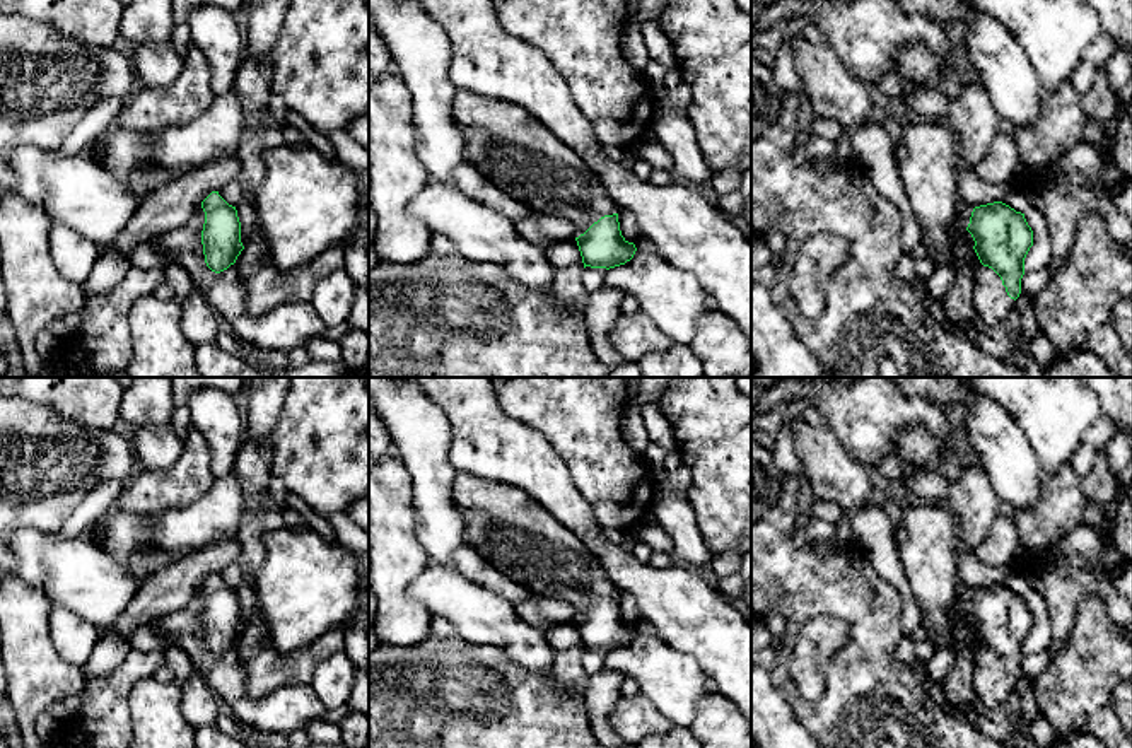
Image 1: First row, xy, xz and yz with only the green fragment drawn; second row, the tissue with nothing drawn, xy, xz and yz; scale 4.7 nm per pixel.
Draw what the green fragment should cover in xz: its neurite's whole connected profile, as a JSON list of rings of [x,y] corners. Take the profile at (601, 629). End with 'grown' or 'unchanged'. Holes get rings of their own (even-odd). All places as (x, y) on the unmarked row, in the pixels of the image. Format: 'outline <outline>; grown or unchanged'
outline [[[456,471],[452,499],[464,521],[464,545],[534,596],[560,598],[575,608],[584,651],[615,651],[637,634],[620,613],[618,589],[594,553],[526,492]]]; grown

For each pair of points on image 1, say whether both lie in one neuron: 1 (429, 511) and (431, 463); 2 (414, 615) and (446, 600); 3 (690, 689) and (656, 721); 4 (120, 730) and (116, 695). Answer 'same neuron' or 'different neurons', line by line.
1: same neuron
2: different neurons
3: different neurons
4: same neuron

